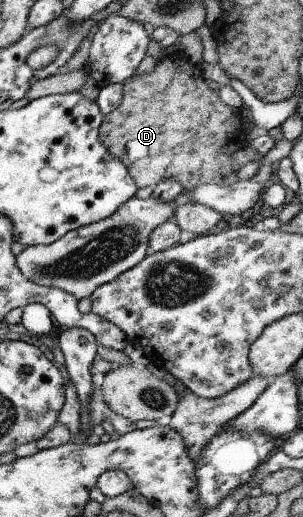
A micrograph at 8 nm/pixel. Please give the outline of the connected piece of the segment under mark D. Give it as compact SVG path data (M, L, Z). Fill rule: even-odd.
M176 53L164 55L164 57L158 60L151 73L147 73L147 75L134 75L126 79L125 83L122 84L121 103L119 103L111 113L103 116L103 121L100 123L97 133L97 135L99 135L99 141L103 143L103 147L105 147L109 153L113 153L115 159L119 159L119 161L123 163L137 189L147 186L152 187L157 185L159 181L163 181L163 179L173 179L173 181L177 181L177 183L181 185L182 191L193 191L196 185L203 182L205 182L205 185L207 185L207 183L225 185L232 184L238 180L237 177L235 177L237 167L235 167L231 155L239 151L239 149L243 149L245 145L244 141L247 135L245 135L242 129L241 116L237 110L226 105L219 99L217 91L210 89L201 75L202 71L200 66L193 65L187 57Z

